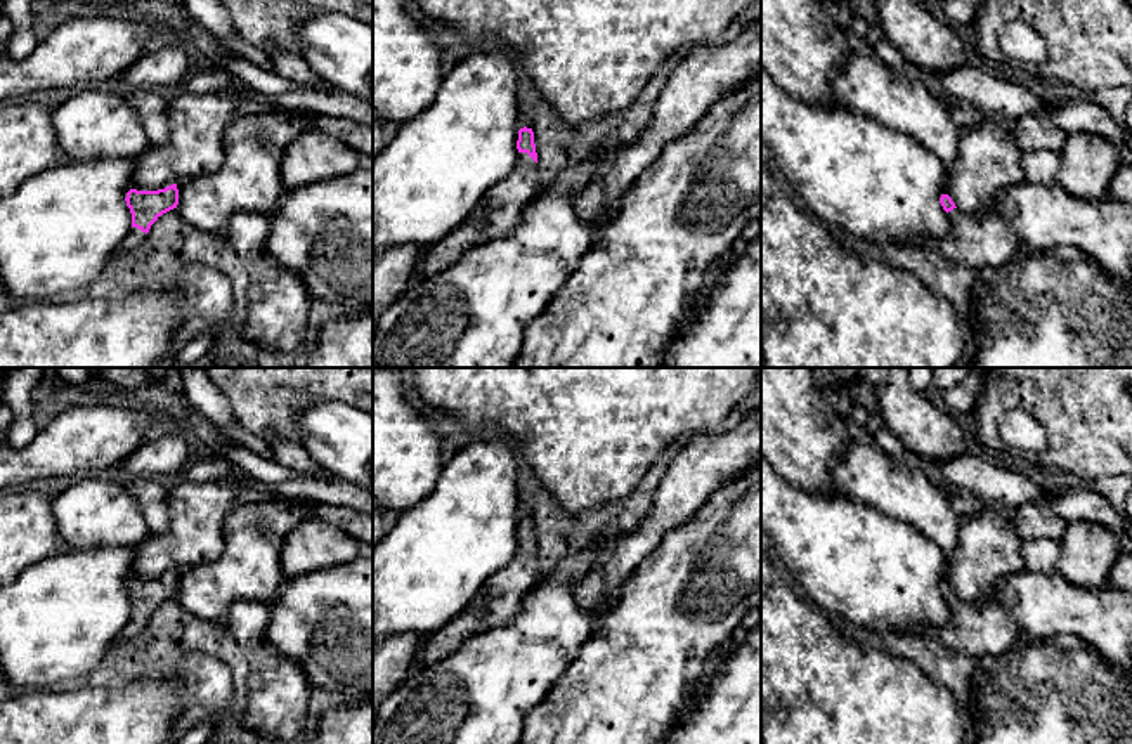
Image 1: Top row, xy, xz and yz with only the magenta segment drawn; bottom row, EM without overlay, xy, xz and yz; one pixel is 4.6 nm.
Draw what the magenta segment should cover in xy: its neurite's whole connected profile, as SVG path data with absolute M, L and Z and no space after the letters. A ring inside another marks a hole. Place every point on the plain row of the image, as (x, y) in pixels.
M172 572L158 579L137 579L130 578L127 581L127 595L132 602L132 617L125 630L120 633L120 638L132 638L139 635L151 614L166 600L177 597L179 593L179 578L177 572Z

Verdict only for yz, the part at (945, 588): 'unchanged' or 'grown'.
grown

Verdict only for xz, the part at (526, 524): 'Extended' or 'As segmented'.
Extended

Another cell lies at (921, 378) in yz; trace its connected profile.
M910 368L908 378L917 392L924 392L933 383L934 368Z

